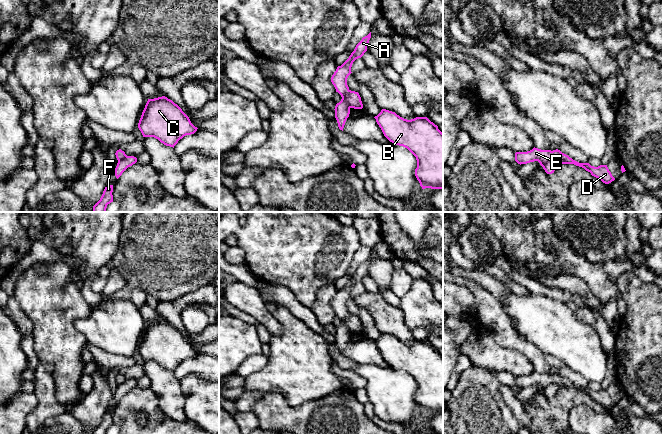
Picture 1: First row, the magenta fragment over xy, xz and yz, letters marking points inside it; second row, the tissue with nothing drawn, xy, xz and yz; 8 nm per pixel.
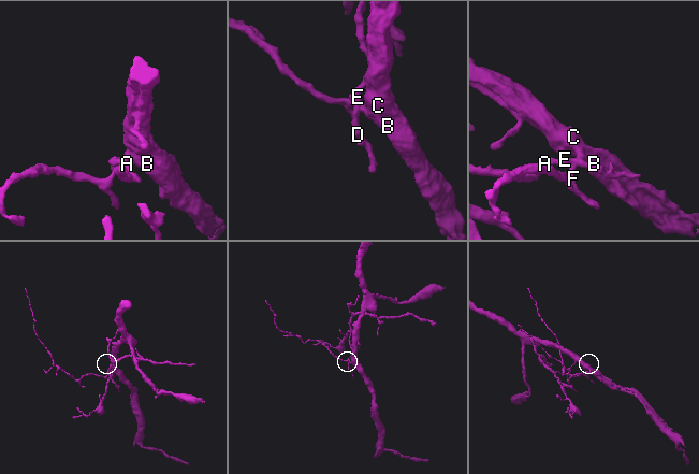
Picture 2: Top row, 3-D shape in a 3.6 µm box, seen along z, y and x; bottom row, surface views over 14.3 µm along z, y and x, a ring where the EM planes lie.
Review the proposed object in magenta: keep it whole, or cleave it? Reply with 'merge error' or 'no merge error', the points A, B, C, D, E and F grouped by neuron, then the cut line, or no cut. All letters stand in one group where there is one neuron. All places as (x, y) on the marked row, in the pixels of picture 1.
merge error | A D E / B C F | yz (559, 162), (548, 160), (541, 165)

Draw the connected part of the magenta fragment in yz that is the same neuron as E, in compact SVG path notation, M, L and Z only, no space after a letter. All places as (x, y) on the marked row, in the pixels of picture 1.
M533 148L527 152L516 152L515 161L518 164L527 164L530 162L538 161L540 165L544 165L549 160L557 160L559 164L574 164L576 166L584 168L586 171L590 172L592 176L598 178L605 184L609 184L615 180L609 171L607 165L600 165L598 167L591 166L589 163L579 163L568 155L562 153L560 150L541 150L538 148Z

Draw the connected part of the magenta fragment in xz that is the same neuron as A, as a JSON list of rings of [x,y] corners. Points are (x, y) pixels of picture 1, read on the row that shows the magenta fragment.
[[[371,32],[362,38],[362,40],[356,45],[354,51],[351,53],[349,58],[341,65],[338,66],[336,71],[331,77],[331,82],[334,85],[336,92],[338,92],[342,99],[335,106],[335,118],[338,123],[338,127],[343,131],[345,122],[350,114],[350,106],[345,100],[345,95],[349,92],[349,87],[347,85],[347,78],[352,73],[351,67],[353,62],[361,58],[367,51],[367,46],[371,38]]]

